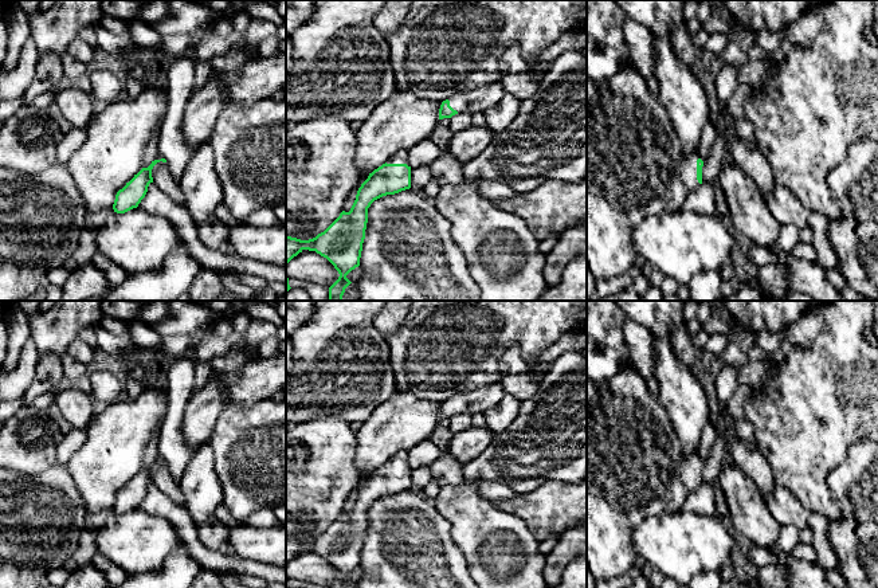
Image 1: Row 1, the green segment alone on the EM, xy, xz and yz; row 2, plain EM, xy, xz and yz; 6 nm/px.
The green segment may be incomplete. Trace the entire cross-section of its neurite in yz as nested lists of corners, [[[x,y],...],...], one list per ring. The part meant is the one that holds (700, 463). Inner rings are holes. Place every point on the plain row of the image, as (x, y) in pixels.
[[[698,452],[683,455],[679,478],[689,493],[695,491],[702,485],[702,467],[703,462]]]

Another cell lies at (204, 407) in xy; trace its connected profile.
[[[213,372],[207,384],[193,392],[187,403],[181,432],[192,451],[208,442],[216,420],[230,405],[227,388],[219,383],[220,375],[222,372]]]

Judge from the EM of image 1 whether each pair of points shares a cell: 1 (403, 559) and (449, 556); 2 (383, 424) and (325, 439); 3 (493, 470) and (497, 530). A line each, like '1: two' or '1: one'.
1: one
2: two
3: two

